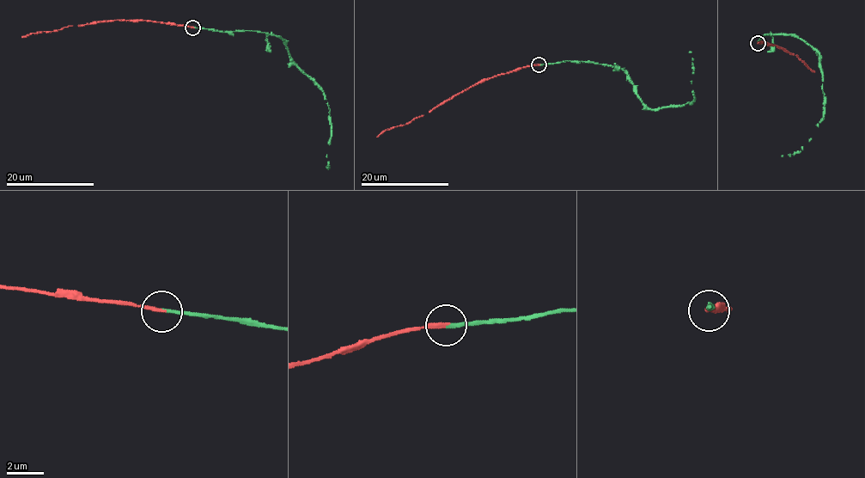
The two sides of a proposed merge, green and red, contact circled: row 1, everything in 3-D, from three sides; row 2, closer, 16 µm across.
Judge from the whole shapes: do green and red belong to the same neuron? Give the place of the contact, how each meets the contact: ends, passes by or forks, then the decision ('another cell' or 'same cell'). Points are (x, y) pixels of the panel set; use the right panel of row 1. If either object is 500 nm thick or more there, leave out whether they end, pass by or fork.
place (758, 43); green ends; red ends; same cell

